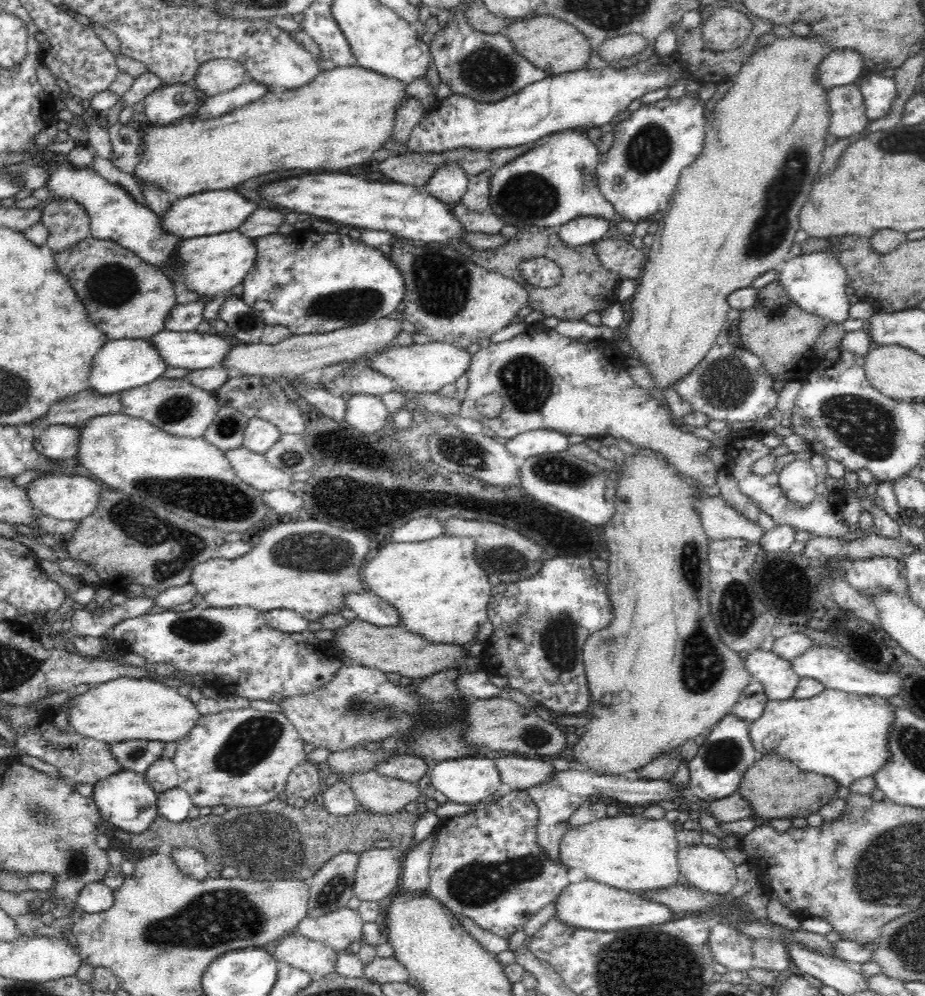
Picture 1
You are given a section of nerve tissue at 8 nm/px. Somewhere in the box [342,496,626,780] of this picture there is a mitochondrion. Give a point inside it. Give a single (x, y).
(557, 640)

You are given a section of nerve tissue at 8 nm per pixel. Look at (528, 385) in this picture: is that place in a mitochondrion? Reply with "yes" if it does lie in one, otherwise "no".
yes

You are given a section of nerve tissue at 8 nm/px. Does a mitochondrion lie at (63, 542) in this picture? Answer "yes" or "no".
no

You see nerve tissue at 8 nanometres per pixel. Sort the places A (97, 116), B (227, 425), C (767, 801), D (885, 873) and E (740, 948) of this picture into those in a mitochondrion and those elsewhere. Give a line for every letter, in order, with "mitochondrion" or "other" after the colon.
A: other
B: mitochondrion
C: other
D: mitochondrion
E: other

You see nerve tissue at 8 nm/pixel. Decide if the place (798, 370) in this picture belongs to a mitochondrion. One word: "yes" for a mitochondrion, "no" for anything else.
no

